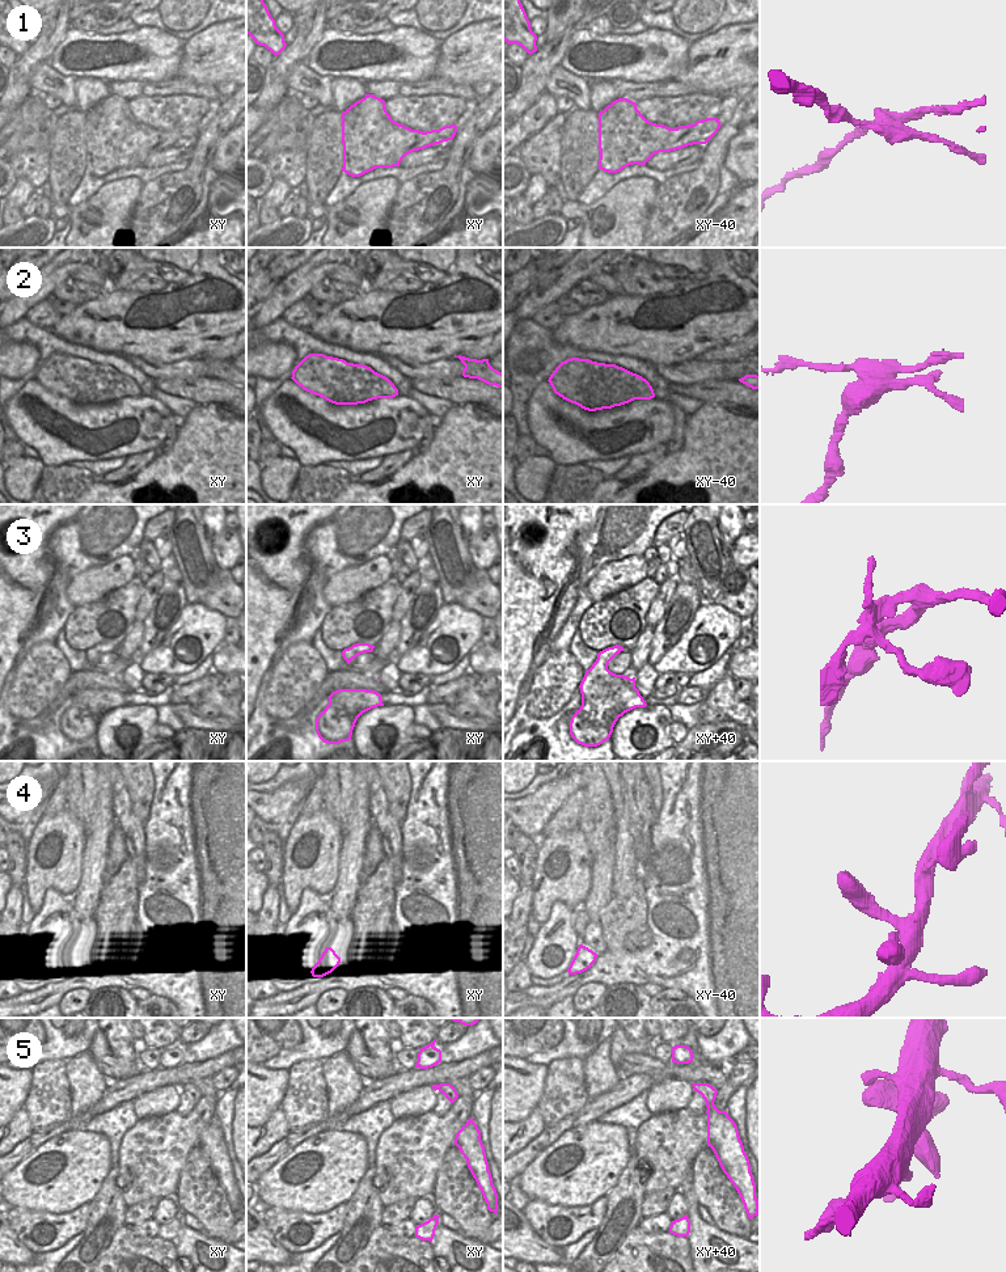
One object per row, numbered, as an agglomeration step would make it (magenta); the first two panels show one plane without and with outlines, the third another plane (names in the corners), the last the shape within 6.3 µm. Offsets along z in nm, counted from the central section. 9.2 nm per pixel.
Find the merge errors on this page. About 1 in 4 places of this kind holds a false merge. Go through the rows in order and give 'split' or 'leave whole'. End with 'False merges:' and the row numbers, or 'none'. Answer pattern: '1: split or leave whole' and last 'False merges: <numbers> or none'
1: split
2: split
3: leave whole
4: leave whole
5: leave whole
False merges: 1, 2

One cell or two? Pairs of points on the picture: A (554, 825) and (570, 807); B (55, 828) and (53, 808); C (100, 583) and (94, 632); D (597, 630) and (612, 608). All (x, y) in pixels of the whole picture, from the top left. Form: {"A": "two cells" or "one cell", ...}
{"A": "one cell", "B": "two cells", "C": "two cells", "D": "one cell"}

